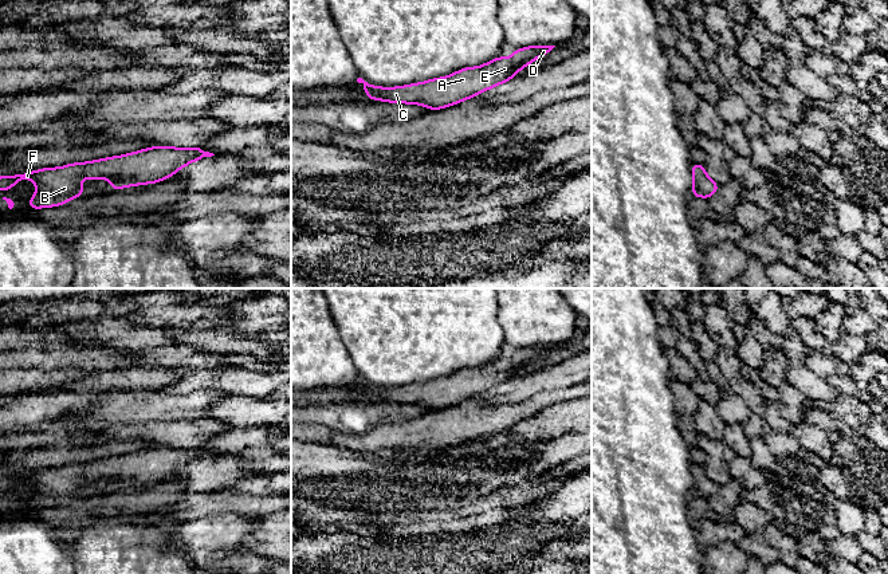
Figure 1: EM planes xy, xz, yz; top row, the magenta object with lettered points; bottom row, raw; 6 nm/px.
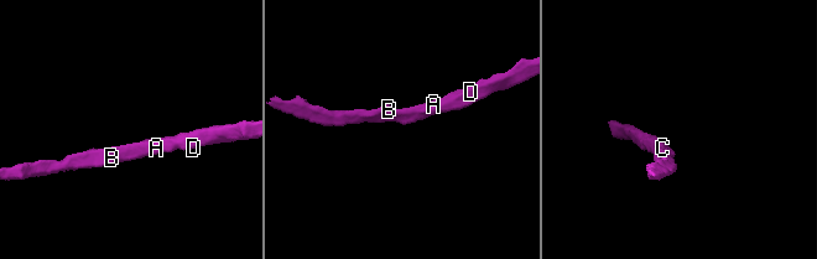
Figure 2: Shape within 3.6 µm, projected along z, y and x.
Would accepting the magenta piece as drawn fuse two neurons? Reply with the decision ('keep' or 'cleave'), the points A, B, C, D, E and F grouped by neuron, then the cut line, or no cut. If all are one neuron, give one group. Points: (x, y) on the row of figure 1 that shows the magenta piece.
keep | A B C D E F | no cut

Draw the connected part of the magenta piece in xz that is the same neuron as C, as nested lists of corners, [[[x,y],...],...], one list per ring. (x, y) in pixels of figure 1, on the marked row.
[[[531,46],[524,48],[516,48],[515,52],[508,58],[495,58],[486,64],[479,67],[467,67],[456,71],[455,74],[444,78],[435,78],[427,82],[414,84],[405,84],[400,87],[377,87],[358,78],[357,82],[364,84],[364,90],[368,99],[384,101],[392,103],[409,103],[409,105],[424,105],[428,110],[437,110],[449,107],[465,99],[474,98],[479,93],[487,91],[498,84],[502,84],[518,75],[518,71],[527,67],[531,62],[538,58],[546,56],[555,46]]]

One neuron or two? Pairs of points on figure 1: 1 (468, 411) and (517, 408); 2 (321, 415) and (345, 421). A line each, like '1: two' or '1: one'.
1: one
2: one

